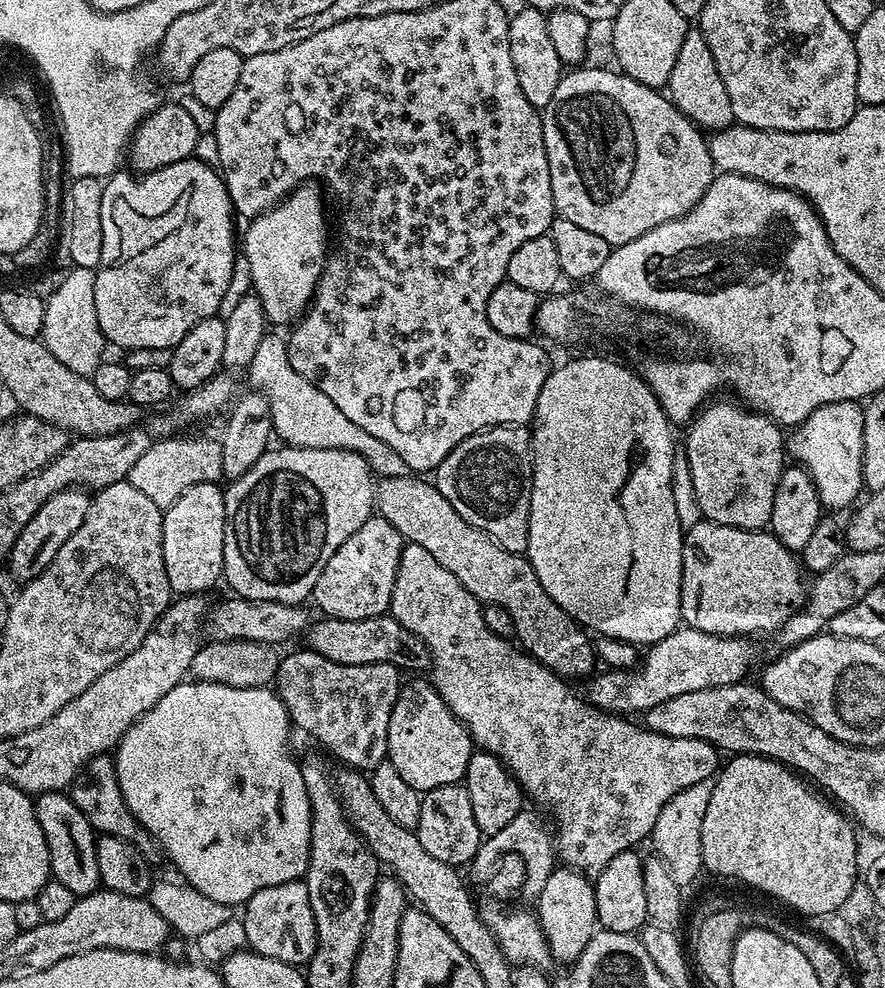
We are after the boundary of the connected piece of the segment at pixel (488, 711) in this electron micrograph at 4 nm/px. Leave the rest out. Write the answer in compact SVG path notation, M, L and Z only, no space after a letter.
M409 543L404 545L402 558L398 562L398 574L394 578L394 594L392 595L390 614L402 626L406 626L406 630L410 630L415 636L420 636L422 642L428 647L430 673L432 672L430 682L438 690L442 702L446 702L446 706L450 706L454 715L463 722L465 730L472 736L473 745L477 749L497 756L504 763L505 768L512 773L512 777L519 782L520 787L524 789L525 797L532 799L533 796L542 807L552 811L553 818L560 823L557 828L554 828L554 843L559 863L569 868L575 868L589 878L600 876L602 870L606 870L606 862L610 862L610 858L614 858L614 854L629 851L633 846L640 846L636 844L642 843L643 840L647 841L654 830L654 822L658 822L658 814L662 814L662 806L666 806L666 802L670 802L670 798L674 794L686 790L686 786L694 786L703 780L712 780L721 767L721 753L716 745L709 744L706 740L674 738L666 734L651 732L650 729L639 723L631 724L628 721L631 719L625 718L623 715L609 714L602 711L601 708L595 708L583 695L575 696L571 686L568 685L571 683L567 679L551 672L546 665L540 664L533 656L529 656L527 652L517 647L511 639L494 634L494 630L490 630L490 626L486 626L486 618L480 601L476 600L474 594L470 594L470 590L466 590L466 586L462 586L462 582L458 582L458 578L454 578L454 574L450 574L450 570L446 570L446 566L438 563L422 546Z

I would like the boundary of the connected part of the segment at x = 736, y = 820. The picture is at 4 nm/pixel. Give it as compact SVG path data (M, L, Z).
M736 754L729 760L732 761L729 764L727 761L715 777L710 806L706 806L706 818L703 819L702 858L705 869L716 876L741 880L789 904L807 918L840 912L843 904L851 898L852 887L856 884L857 829L853 821L831 799L819 800L793 769L778 760L755 754Z

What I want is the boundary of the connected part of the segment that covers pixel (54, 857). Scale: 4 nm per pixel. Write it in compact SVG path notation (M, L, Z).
M64 792L39 793L35 797L34 807L38 826L42 826L42 834L50 850L52 879L62 882L62 886L67 886L77 898L97 891L101 887L96 853L98 834L90 826L86 814L82 814L82 810L73 802L71 795Z

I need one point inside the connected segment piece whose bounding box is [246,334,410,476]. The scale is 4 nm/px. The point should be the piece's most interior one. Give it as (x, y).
(305, 418)

